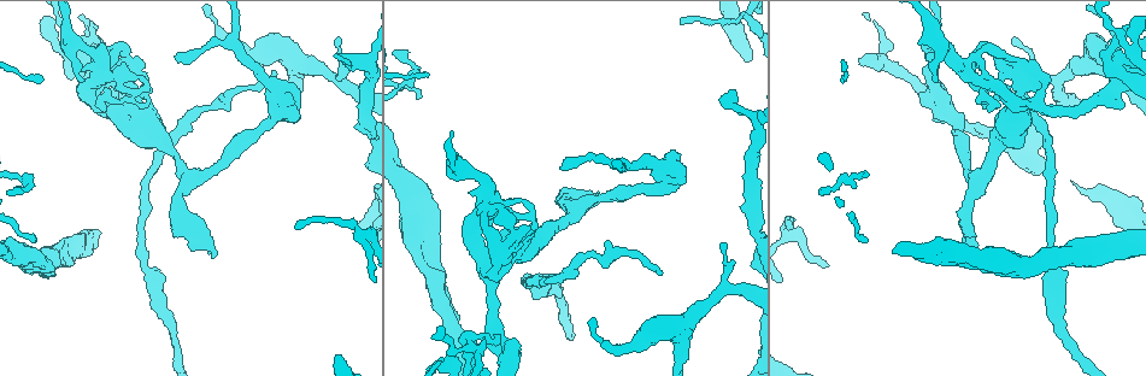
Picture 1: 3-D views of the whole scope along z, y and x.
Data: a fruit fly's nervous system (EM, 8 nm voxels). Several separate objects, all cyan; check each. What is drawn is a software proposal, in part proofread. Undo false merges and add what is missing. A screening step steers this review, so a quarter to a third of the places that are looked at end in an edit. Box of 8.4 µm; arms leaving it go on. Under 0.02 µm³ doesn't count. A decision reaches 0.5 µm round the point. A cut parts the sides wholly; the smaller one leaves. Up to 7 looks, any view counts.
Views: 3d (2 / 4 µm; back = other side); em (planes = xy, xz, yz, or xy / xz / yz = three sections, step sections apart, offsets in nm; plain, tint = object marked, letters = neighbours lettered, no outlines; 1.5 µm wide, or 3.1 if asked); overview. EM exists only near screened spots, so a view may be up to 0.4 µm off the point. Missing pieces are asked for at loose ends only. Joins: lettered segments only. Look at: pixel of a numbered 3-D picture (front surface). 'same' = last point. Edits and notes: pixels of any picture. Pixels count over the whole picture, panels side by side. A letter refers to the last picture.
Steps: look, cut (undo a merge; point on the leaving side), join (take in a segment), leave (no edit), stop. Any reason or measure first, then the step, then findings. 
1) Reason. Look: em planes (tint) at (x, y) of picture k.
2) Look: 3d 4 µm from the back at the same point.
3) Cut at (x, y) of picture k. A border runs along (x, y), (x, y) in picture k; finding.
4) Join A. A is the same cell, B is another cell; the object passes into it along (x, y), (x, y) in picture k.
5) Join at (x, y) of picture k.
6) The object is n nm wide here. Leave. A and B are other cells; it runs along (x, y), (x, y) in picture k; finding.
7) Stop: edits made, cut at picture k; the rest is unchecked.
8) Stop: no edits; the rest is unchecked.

Thin end. Look: em xy step 8 (letters) at (866, 55) of picture 1.

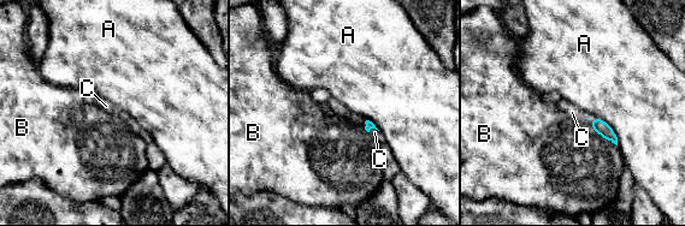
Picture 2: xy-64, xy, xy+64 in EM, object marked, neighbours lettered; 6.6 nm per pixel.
Look: em planes (letters) at the same point.

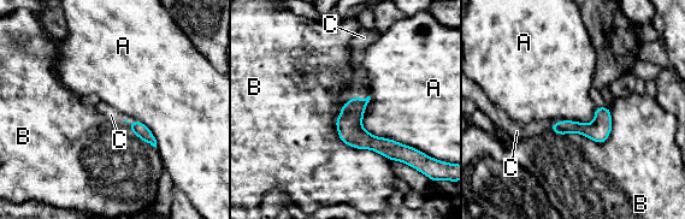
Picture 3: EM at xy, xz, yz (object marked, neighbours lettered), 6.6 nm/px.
Join C. C is the same cell, A and B are other cells; the cell continues.

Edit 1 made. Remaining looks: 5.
Sudden change in width. Look: em xy step 8 (letters) at (296, 82) of picture 1.

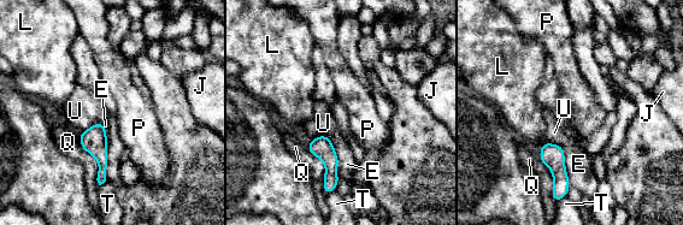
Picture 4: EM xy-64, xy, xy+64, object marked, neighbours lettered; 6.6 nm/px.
Another direction. Look: em planes (letters) at the same point.

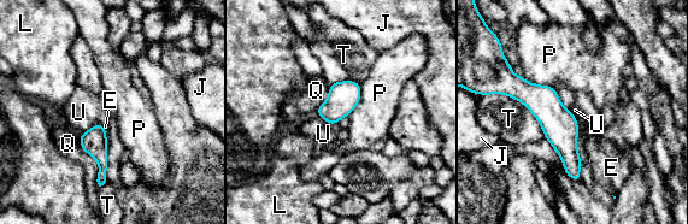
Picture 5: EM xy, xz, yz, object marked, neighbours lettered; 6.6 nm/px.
Leave. E, J, L, P, Q, T and U are other cells; it runs along (486, 89), (523, 90), (577, 177) in picture 5; all the same cell.

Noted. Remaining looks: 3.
Calibre changes. Look: 3d 2 µm at (1050, 272) of picture 1.

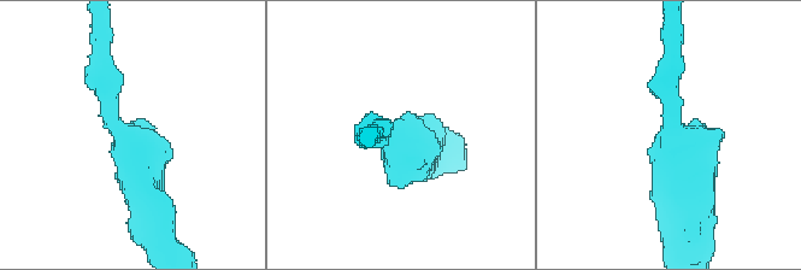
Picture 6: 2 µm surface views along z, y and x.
Look: em planes (tint) at (109, 121) of picture 6.

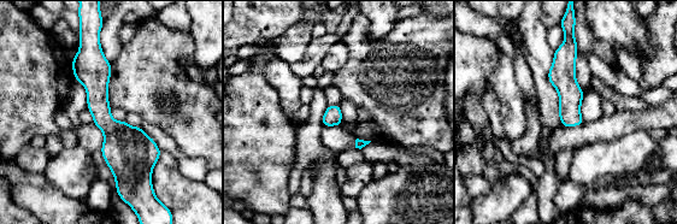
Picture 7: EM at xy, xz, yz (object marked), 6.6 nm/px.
Look: em planes (letters) at the same point.

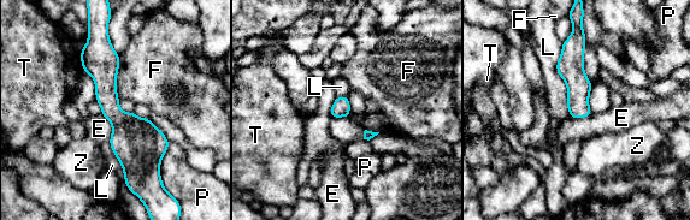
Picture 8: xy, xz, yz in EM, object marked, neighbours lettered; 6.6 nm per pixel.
The object is 130 nm wide here; the longest contact is with L, 500 nm. Leave. E, F, L, P, T and Z are other cells; one cell here.

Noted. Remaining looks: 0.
Stop: edits made, join at picture 3; the rest is unchecked.

